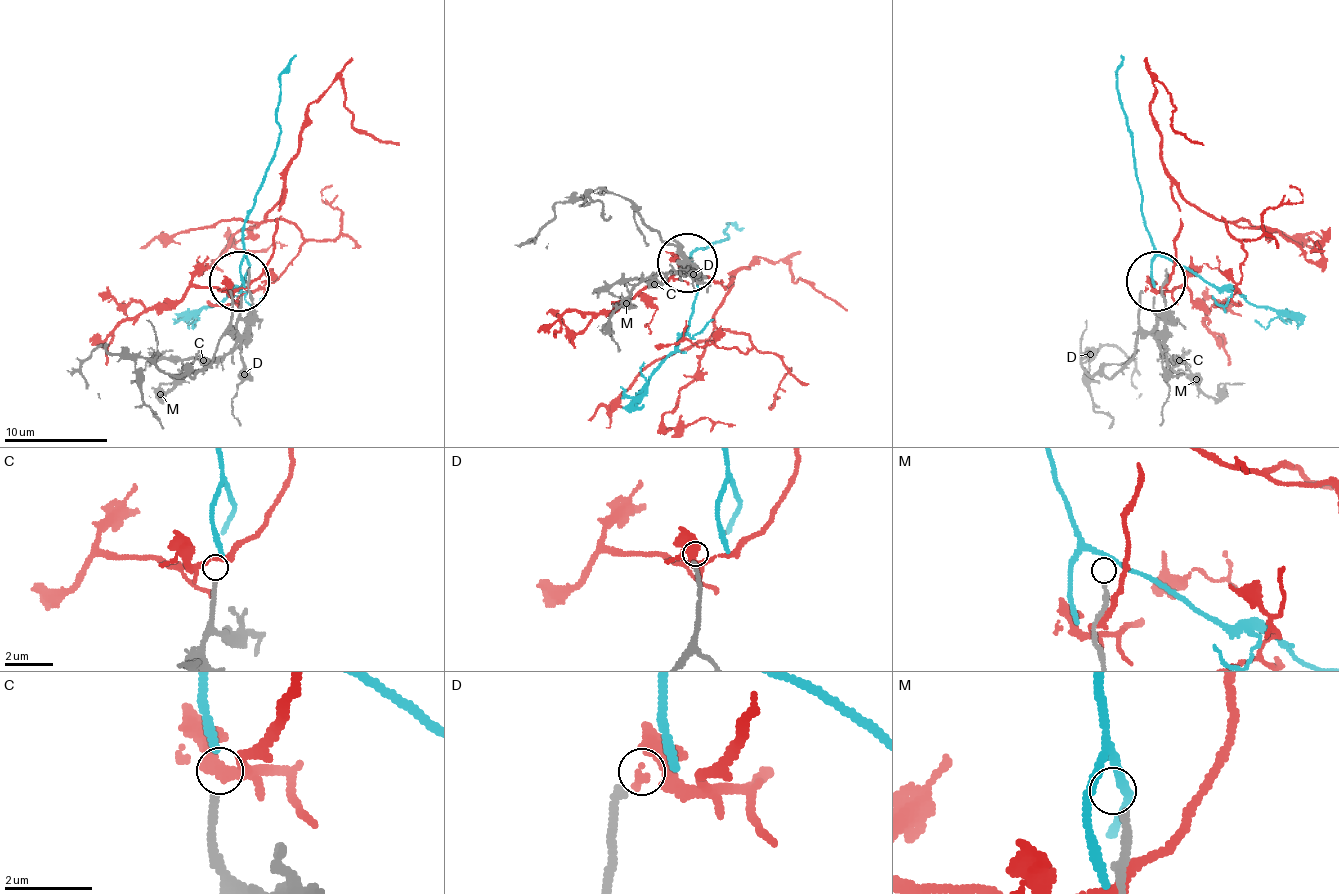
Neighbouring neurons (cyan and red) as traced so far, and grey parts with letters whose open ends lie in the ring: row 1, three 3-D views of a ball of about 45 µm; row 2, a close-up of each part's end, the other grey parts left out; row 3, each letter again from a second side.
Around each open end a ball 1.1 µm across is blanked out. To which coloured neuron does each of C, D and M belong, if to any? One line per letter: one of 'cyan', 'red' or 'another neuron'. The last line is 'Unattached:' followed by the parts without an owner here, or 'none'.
C: cyan
D: red
M: another neuron
Unattached: M

